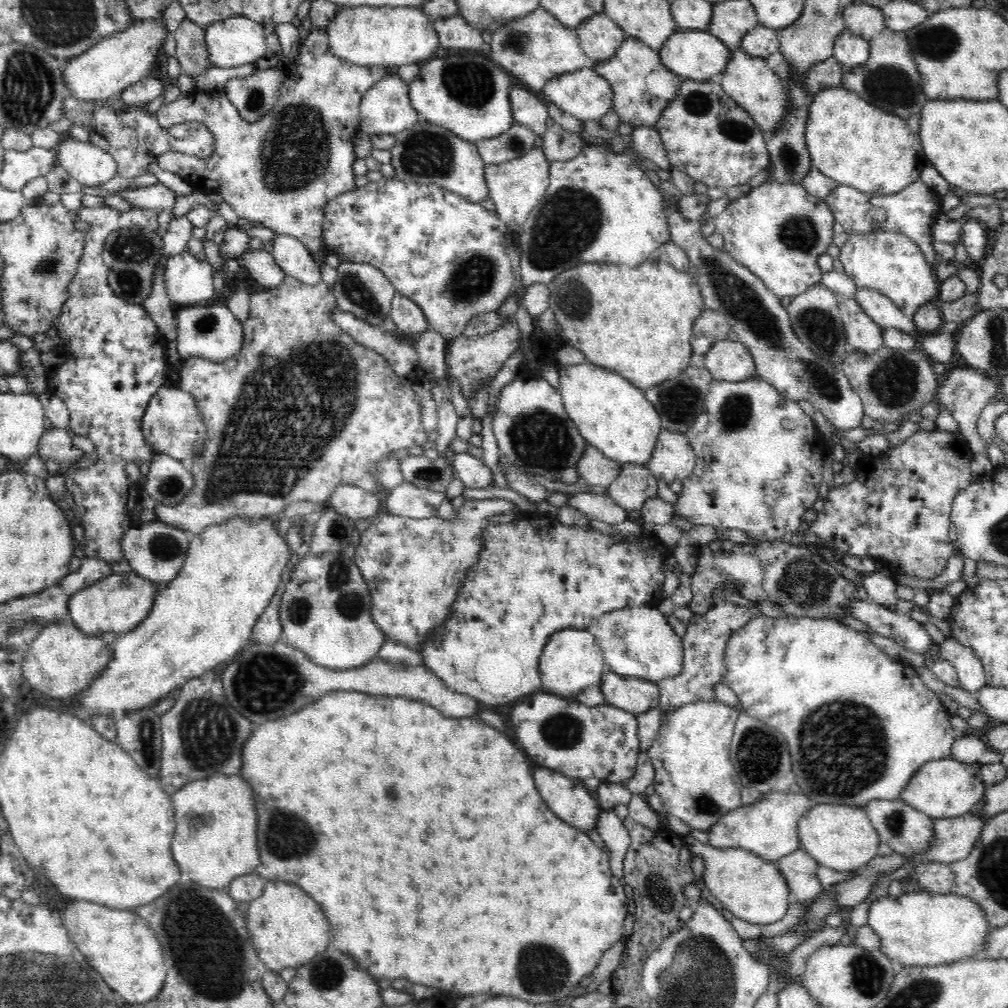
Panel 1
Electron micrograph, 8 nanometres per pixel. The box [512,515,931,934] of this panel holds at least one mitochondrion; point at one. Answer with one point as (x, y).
(851, 736)

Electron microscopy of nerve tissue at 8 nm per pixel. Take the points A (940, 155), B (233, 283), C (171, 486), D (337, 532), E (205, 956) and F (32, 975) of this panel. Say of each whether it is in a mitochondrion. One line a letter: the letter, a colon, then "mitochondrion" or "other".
A: other
B: other
C: mitochondrion
D: mitochondrion
E: mitochondrion
F: mitochondrion

